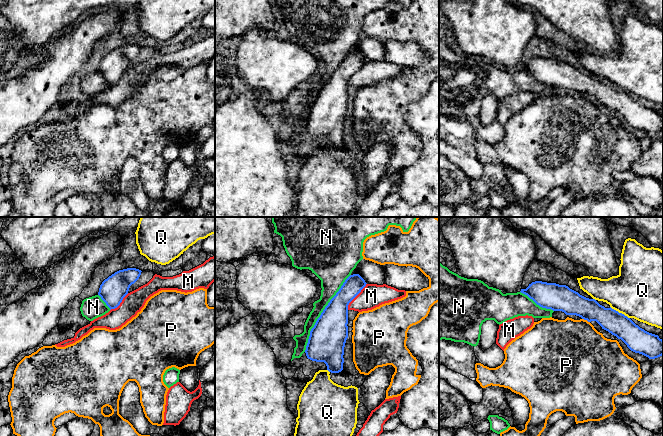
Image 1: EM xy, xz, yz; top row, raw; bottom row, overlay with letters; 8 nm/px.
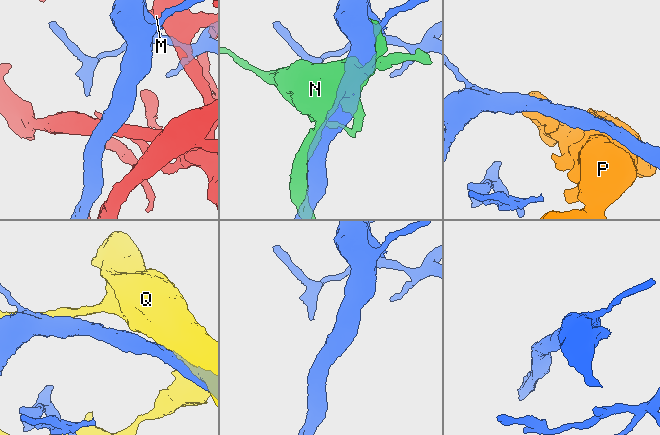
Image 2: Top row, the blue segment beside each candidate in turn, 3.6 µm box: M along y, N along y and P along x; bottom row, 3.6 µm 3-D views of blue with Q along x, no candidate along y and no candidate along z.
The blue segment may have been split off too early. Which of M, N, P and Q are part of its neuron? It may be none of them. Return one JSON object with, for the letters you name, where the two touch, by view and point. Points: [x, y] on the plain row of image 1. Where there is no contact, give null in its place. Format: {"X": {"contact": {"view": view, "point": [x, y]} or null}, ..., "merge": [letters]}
{"merge": []}

